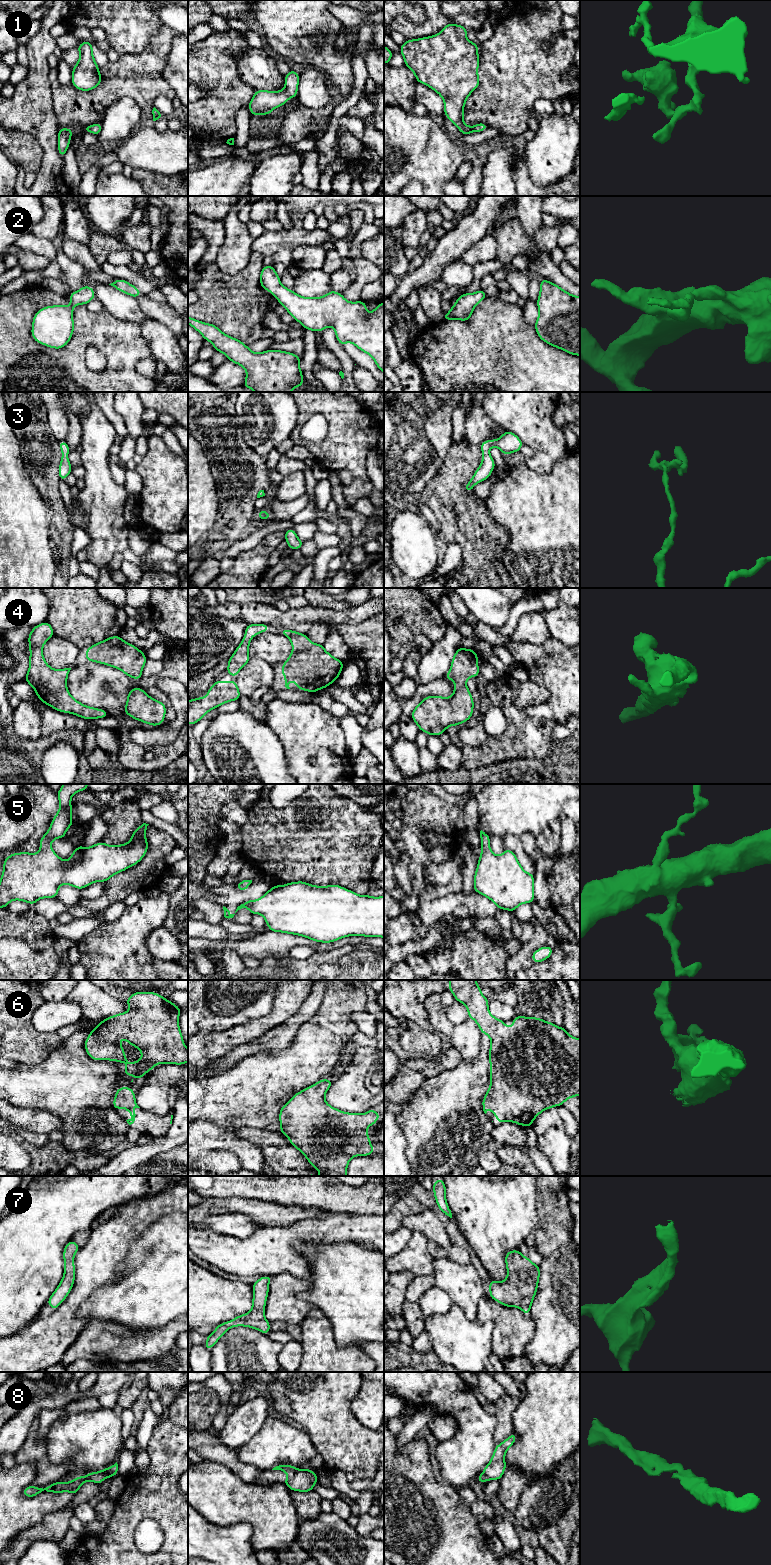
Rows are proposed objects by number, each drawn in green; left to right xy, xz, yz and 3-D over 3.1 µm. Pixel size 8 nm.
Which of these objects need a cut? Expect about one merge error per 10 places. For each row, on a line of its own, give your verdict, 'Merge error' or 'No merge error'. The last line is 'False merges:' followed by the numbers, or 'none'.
1: No merge error
2: No merge error
3: No merge error
4: No merge error
5: No merge error
6: No merge error
7: No merge error
8: No merge error
False merges: none

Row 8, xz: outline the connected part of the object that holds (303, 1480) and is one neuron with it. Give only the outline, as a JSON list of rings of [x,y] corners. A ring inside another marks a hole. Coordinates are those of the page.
[[[282,1464],[274,1467],[272,1470],[284,1471],[288,1477],[283,1481],[292,1491],[311,1492],[313,1486],[318,1483],[318,1476],[310,1469],[297,1469],[289,1464]]]

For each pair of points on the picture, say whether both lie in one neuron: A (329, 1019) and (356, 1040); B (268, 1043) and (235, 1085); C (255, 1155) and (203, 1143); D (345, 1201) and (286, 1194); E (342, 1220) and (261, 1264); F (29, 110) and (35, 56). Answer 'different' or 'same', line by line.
A: different
B: different
C: same
D: same
E: same
F: same

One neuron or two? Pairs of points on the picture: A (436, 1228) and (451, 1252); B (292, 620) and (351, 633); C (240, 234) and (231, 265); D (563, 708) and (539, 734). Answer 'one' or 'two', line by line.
A: two
B: two
C: one
D: two

